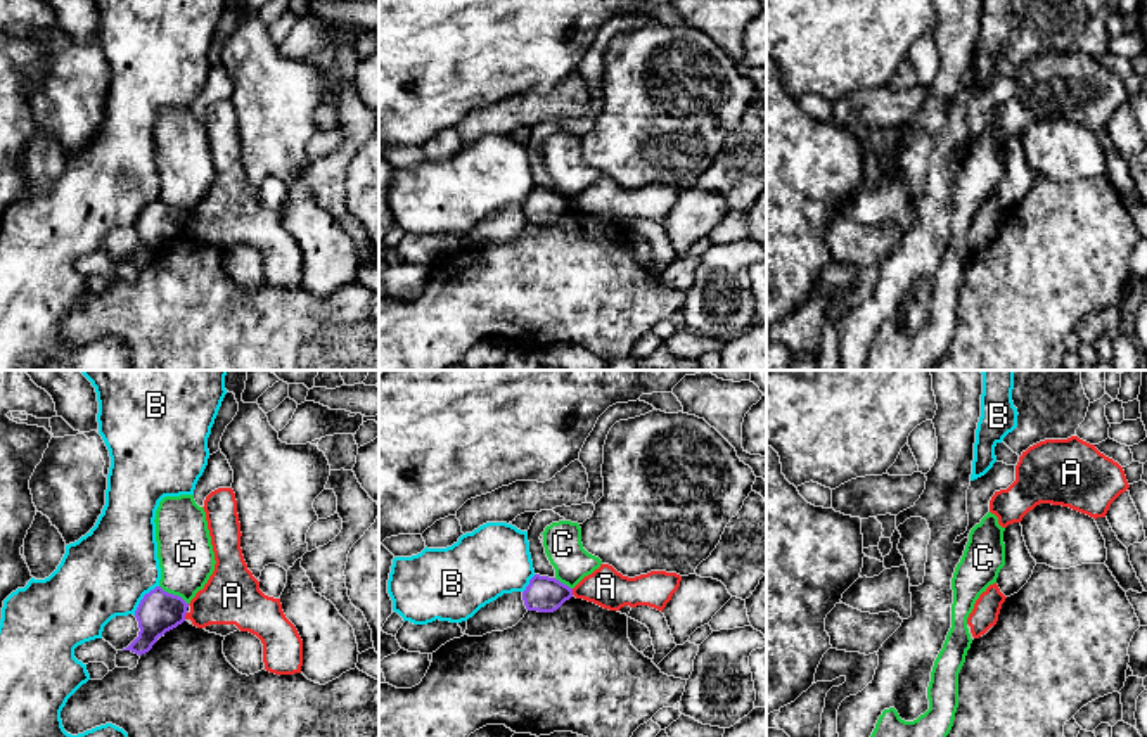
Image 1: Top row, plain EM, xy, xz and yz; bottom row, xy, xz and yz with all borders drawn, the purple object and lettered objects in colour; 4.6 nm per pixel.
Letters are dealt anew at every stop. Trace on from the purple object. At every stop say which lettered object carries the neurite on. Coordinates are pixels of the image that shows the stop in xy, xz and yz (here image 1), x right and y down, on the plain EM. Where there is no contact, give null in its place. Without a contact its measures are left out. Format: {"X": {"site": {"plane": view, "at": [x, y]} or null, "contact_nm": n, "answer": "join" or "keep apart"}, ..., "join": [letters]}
{"A": {"site": {"plane": "xy", "at": [184, 229]}, "contact_nm": 40, "answer": "keep apart"}, "B": {"site": {"plane": "xy", "at": [142, 211]}, "contact_nm": 180, "answer": "keep apart"}, "C": {"site": {"plane": "xy", "at": [172, 206]}, "contact_nm": 160, "answer": "keep apart"}, "join": []}

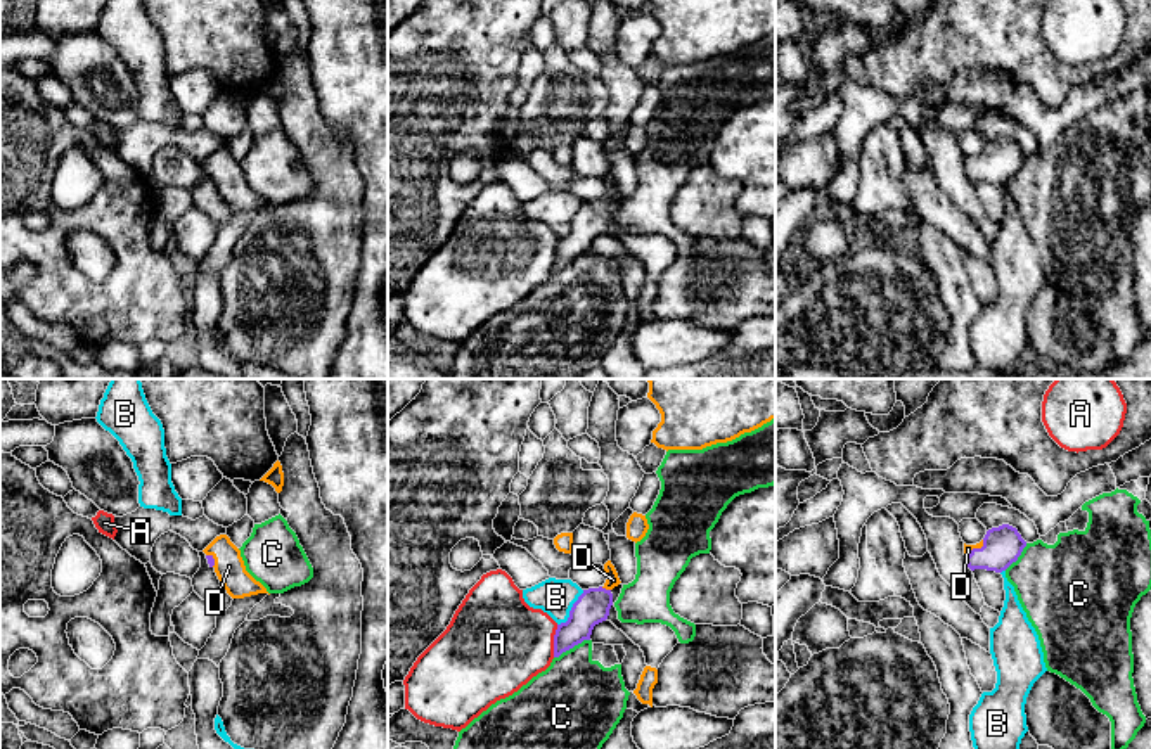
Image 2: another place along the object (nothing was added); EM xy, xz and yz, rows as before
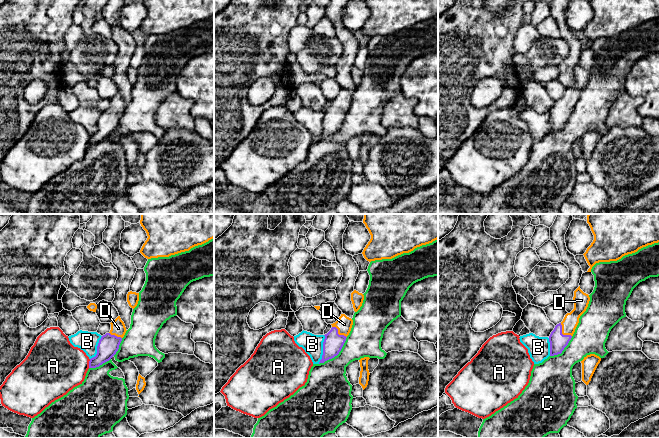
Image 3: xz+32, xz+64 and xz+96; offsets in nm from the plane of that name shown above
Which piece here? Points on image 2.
{"A": {"site": {"plane": "xz", "at": [554, 253]}, "contact_nm": 150, "answer": "keep apart"}, "B": {"site": {"plane": "xz", "at": [572, 222]}, "contact_nm": 200, "answer": "keep apart"}, "C": {"site": {"plane": "xz", "at": [572, 260]}, "contact_nm": 190, "answer": "keep apart"}, "D": {"site": {"plane": "xz", "at": [604, 201]}, "contact_nm": 50, "answer": "join"}, "join": ["D"]}

